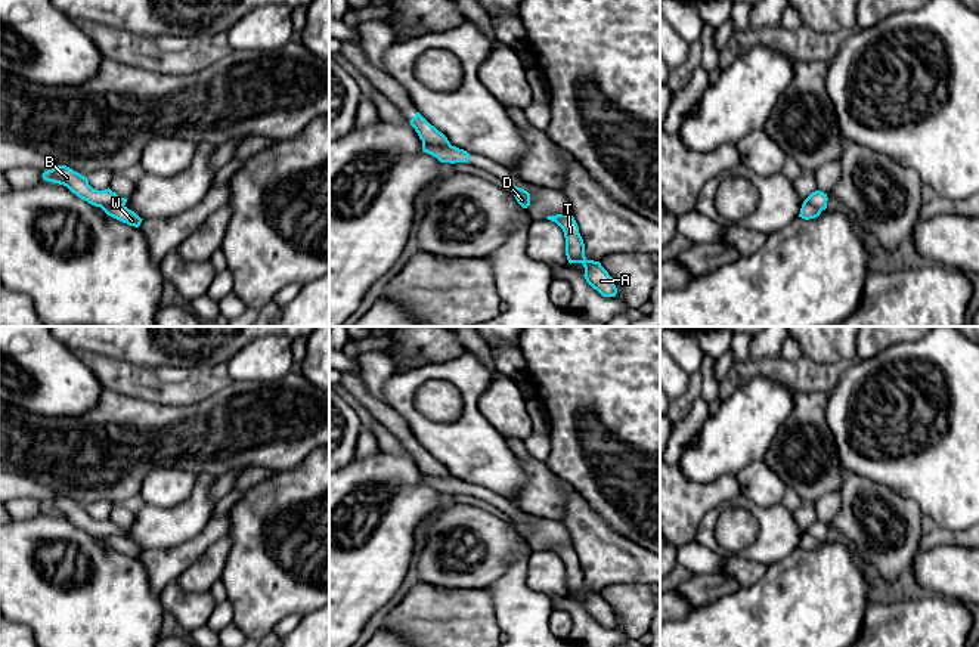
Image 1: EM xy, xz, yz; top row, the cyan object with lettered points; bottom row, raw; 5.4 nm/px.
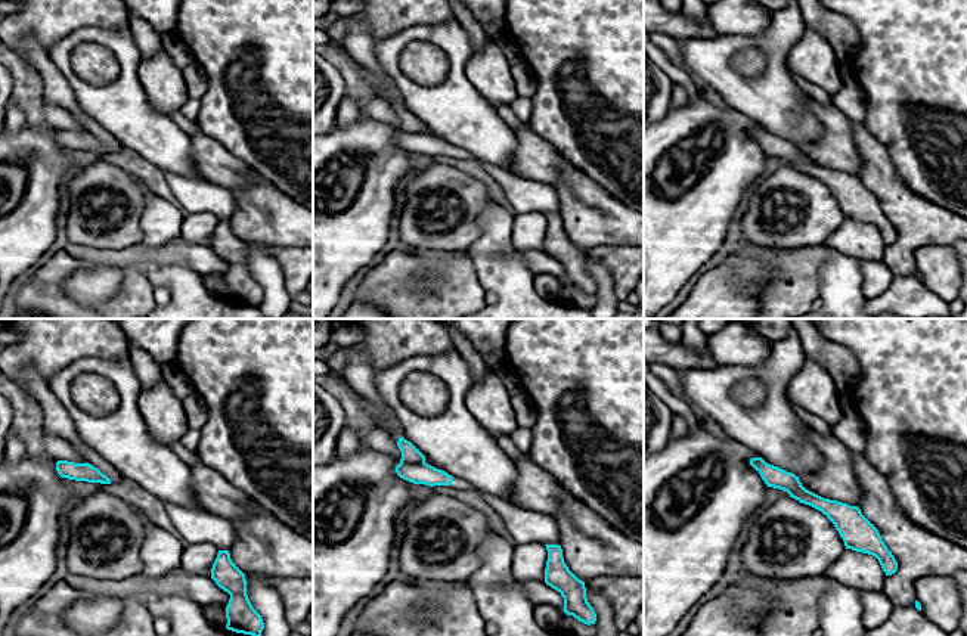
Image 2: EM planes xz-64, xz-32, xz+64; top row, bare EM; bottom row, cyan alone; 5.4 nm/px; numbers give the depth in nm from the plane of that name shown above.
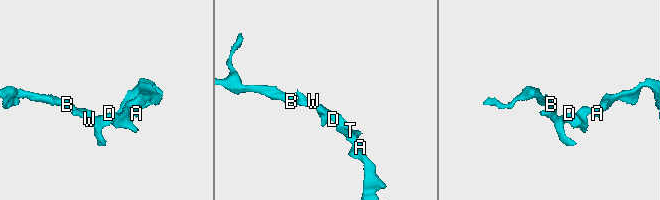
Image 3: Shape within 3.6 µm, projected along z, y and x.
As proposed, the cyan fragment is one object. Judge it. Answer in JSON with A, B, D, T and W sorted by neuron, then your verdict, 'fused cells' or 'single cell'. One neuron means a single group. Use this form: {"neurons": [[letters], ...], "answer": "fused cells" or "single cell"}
{"neurons": [["A", "D", "T", "W"], ["B"]], "answer": "fused cells"}

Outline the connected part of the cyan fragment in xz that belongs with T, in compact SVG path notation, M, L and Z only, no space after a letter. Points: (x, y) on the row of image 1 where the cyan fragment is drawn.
M557 214L546 217L555 222L564 232L566 256L568 263L582 263L585 267L586 282L597 290L602 297L616 297L617 288L613 278L601 266L600 261L588 260L585 257L585 244L579 233L579 226L571 214Z

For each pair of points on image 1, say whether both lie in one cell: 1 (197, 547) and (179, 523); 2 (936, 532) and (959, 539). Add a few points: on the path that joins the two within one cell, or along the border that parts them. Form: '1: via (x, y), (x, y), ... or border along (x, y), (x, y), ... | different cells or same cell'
1: border along (211, 519), (191, 538), (158, 550) | different cells
2: via (942, 536), (953, 538) | same cell

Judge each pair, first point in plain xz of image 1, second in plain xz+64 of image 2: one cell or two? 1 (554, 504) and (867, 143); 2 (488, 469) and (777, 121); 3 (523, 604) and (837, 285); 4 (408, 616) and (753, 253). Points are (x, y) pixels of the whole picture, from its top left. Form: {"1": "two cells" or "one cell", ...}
{"1": "two cells", "2": "one cell", "3": "one cell", "4": "one cell"}

